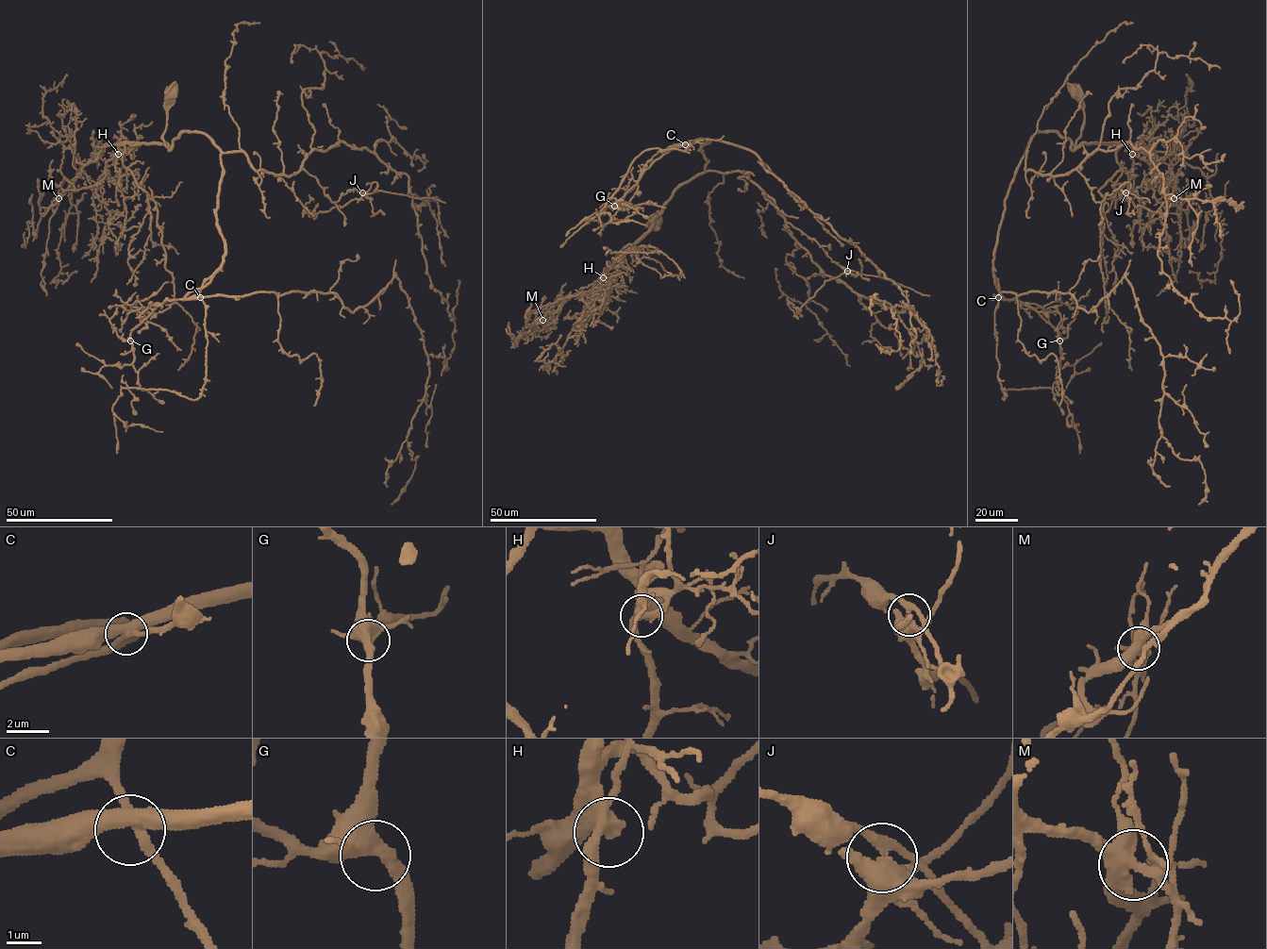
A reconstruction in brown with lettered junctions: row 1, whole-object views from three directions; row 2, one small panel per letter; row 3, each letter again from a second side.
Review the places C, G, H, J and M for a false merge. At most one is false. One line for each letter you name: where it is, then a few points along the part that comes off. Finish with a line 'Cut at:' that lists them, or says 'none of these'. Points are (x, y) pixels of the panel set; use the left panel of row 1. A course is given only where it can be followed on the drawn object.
J: (362, 192) | (362, 192), (359, 198), (328, 211), (319, 211), (314, 217), (304, 208), (310, 200), (308, 194)
Cut at: J

